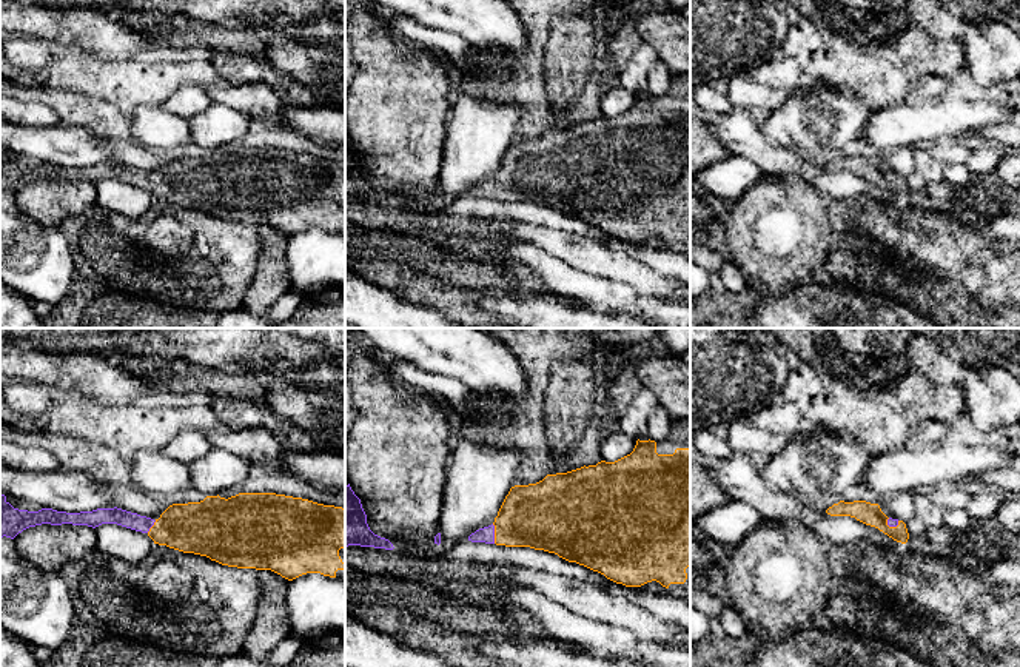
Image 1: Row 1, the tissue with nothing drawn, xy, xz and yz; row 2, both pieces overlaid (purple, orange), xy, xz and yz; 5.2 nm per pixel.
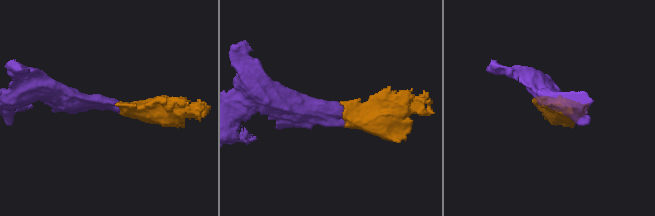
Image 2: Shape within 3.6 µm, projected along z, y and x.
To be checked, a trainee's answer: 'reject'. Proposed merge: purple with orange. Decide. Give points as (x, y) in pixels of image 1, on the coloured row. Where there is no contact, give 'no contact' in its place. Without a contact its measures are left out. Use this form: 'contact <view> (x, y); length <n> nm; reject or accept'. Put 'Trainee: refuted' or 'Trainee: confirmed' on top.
Trainee: refuted
contact xz (493, 533); length 110 nm; accept

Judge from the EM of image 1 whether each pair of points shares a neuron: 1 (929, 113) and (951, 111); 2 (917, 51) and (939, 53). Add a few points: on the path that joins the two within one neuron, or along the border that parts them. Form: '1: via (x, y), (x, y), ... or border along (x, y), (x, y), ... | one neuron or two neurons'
1: via (934, 113), (946, 113) | one neuron
2: via (922, 53), (934, 53) | one neuron

